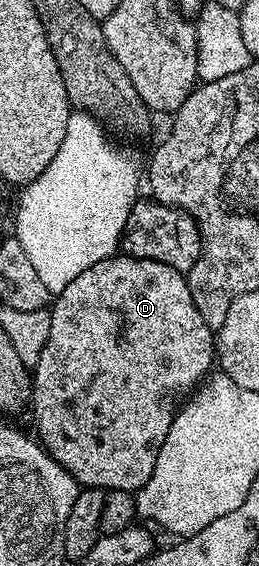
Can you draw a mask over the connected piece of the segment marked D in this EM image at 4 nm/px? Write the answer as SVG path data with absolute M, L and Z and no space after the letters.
M114 254L103 262L95 262L91 270L83 270L83 274L79 274L79 278L71 282L71 286L56 293L48 311L51 314L51 334L47 334L47 346L43 346L43 354L39 354L39 362L31 370L33 382L31 409L33 408L33 420L37 423L36 439L52 460L59 462L63 470L67 470L76 478L78 485L136 494L145 485L147 478L151 478L151 470L155 470L155 458L159 458L159 450L173 424L175 409L178 407L177 399L187 395L193 387L194 391L210 375L209 367L214 367L214 329L209 327L203 314L199 314L199 306L195 306L195 298L191 298L186 273L171 266L163 266L163 262L124 254Z

